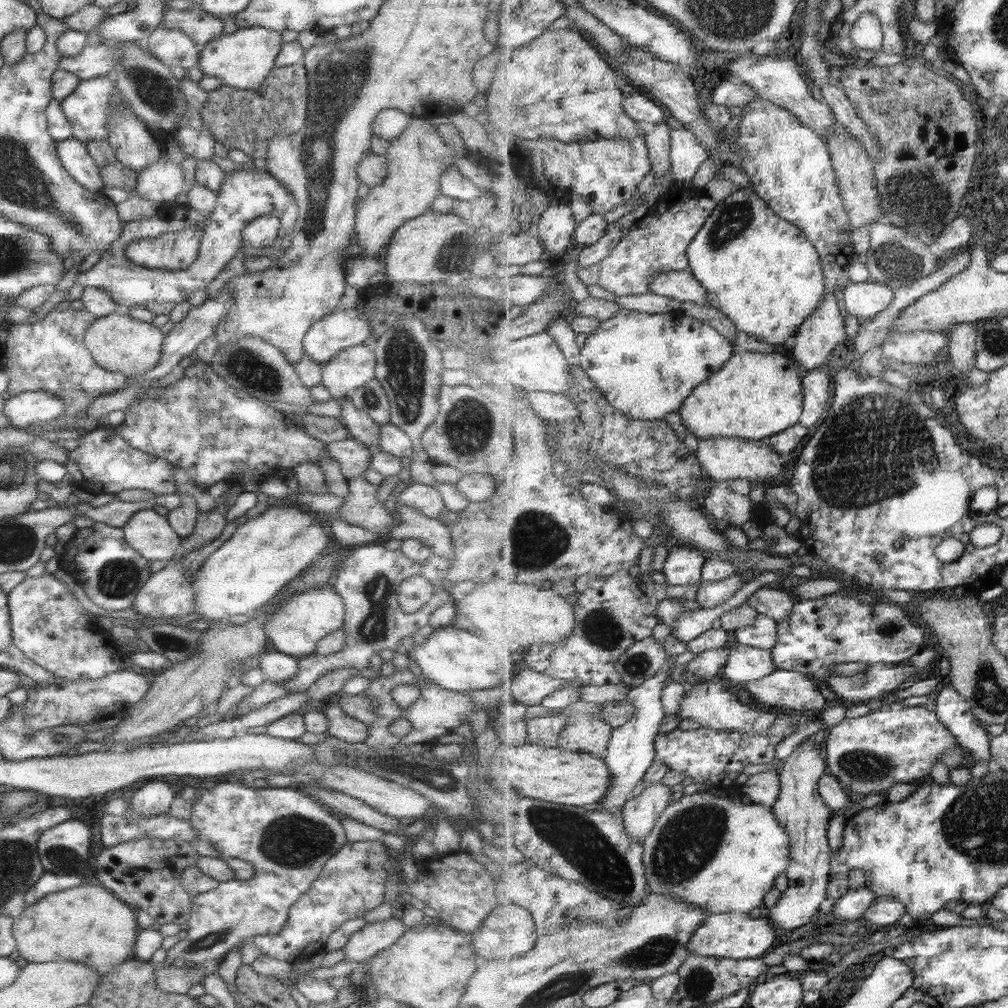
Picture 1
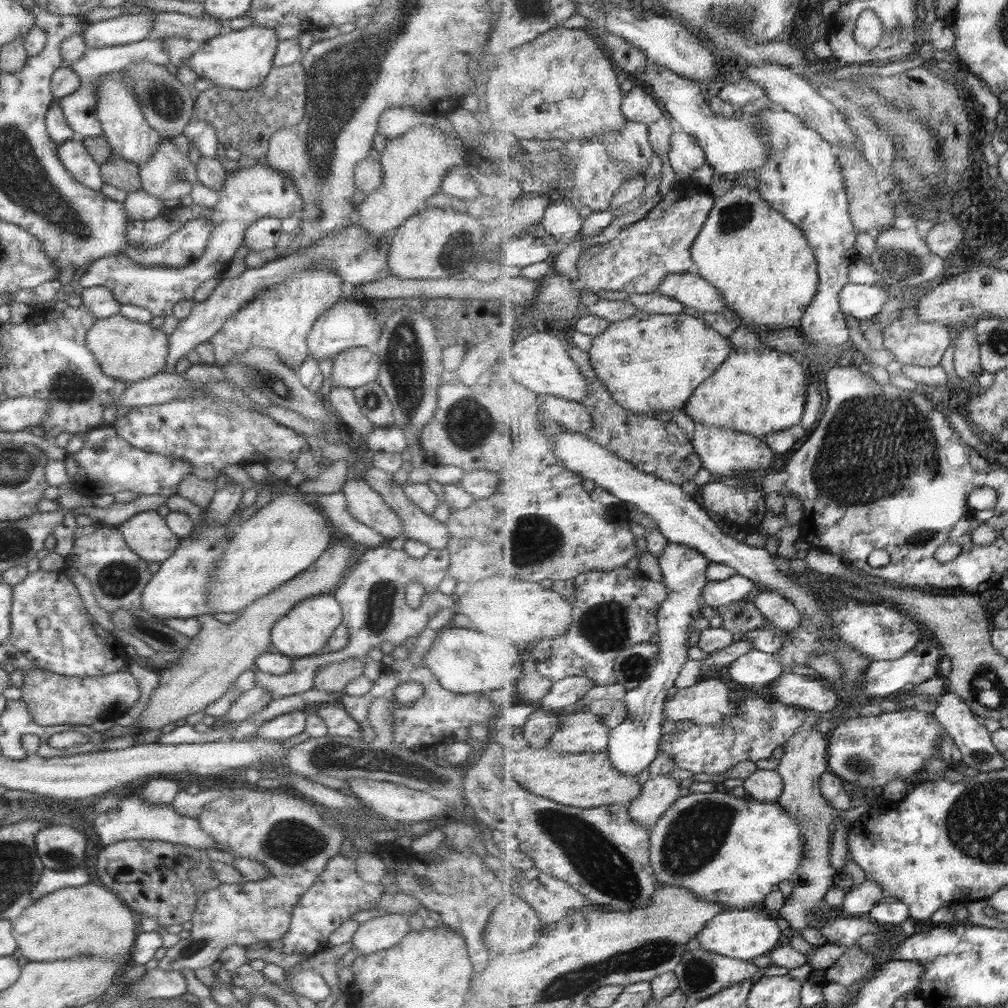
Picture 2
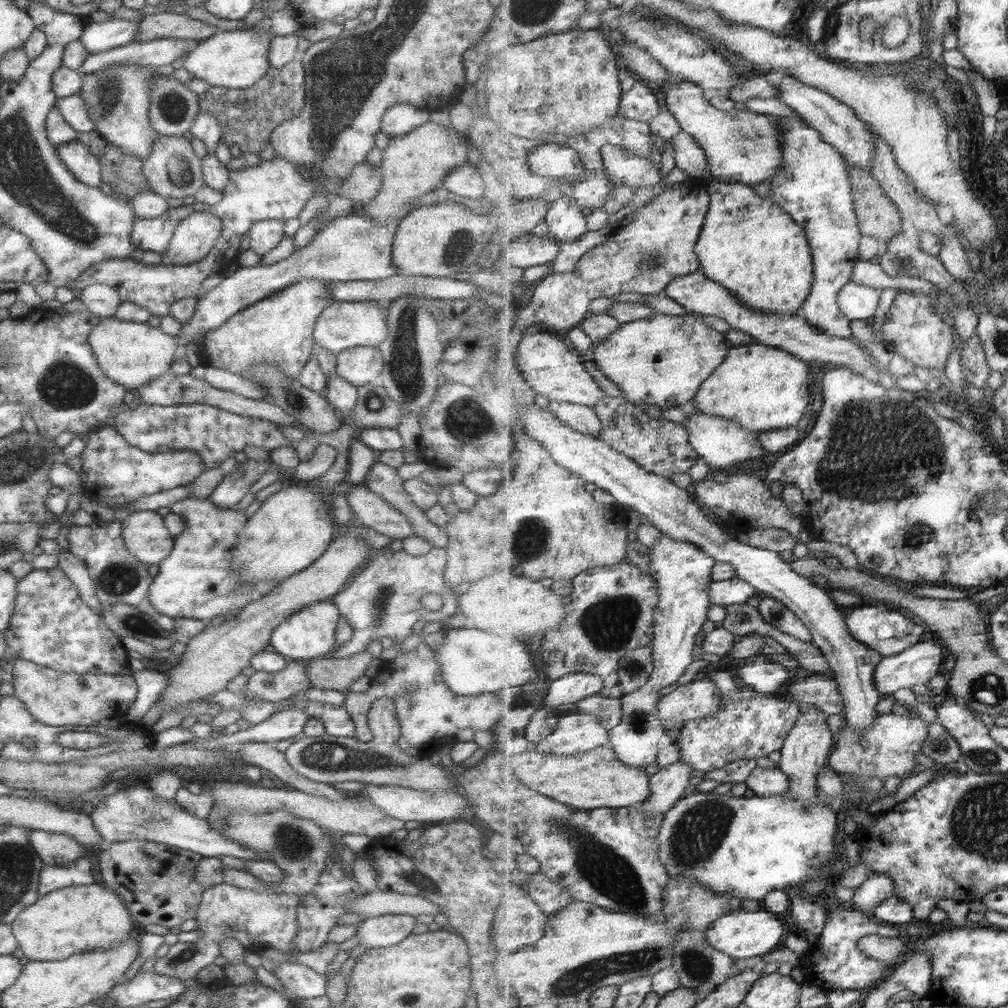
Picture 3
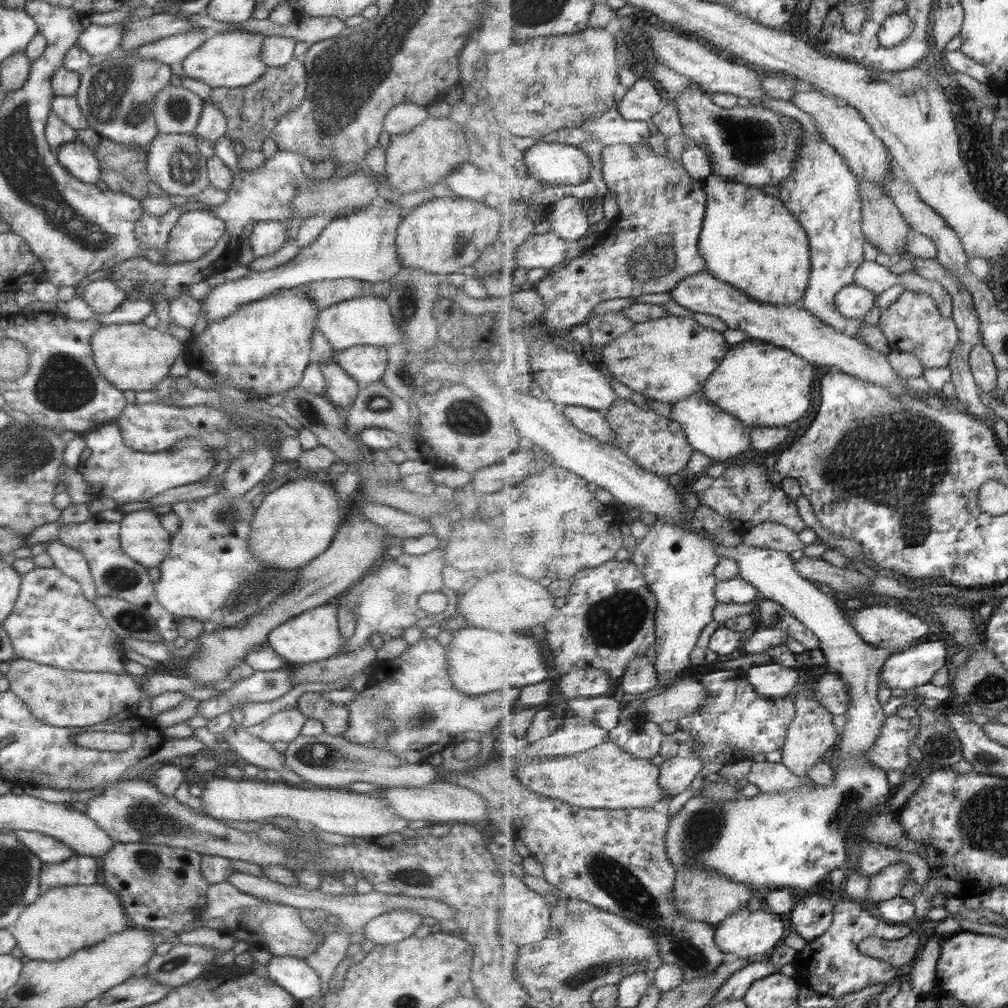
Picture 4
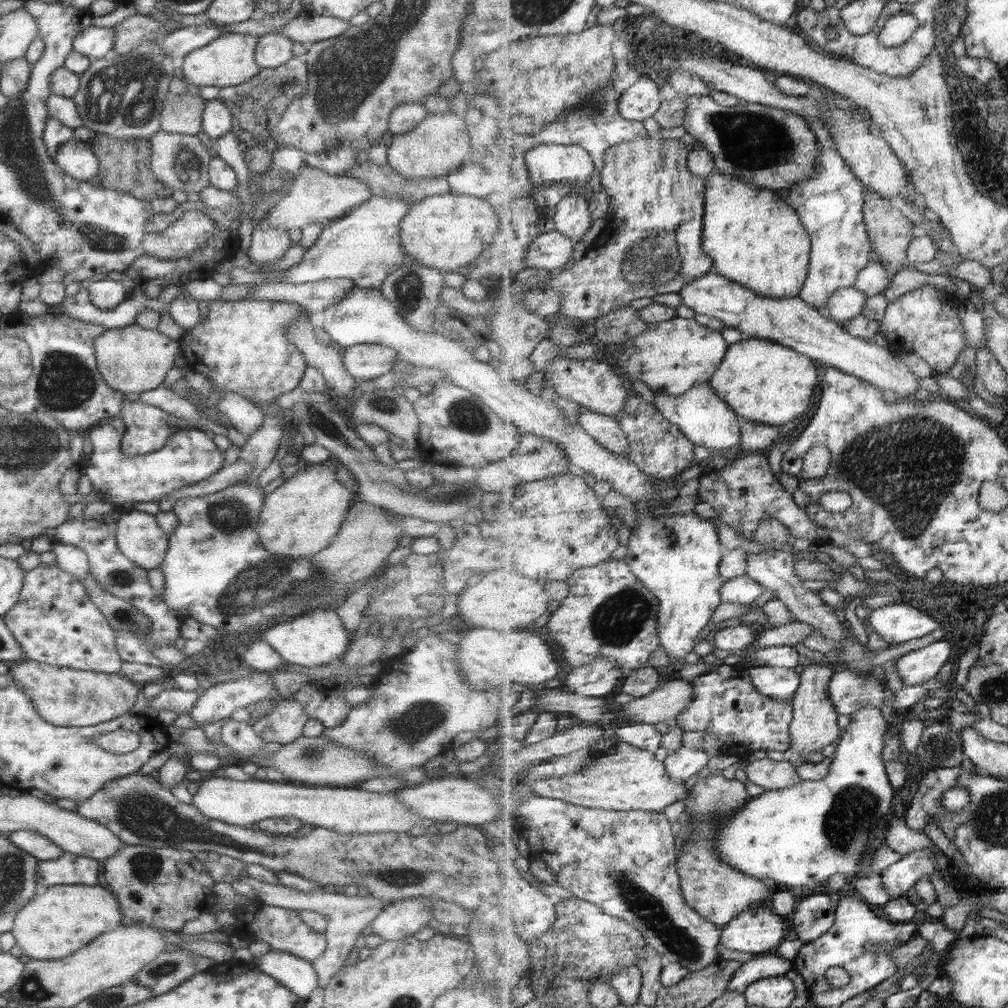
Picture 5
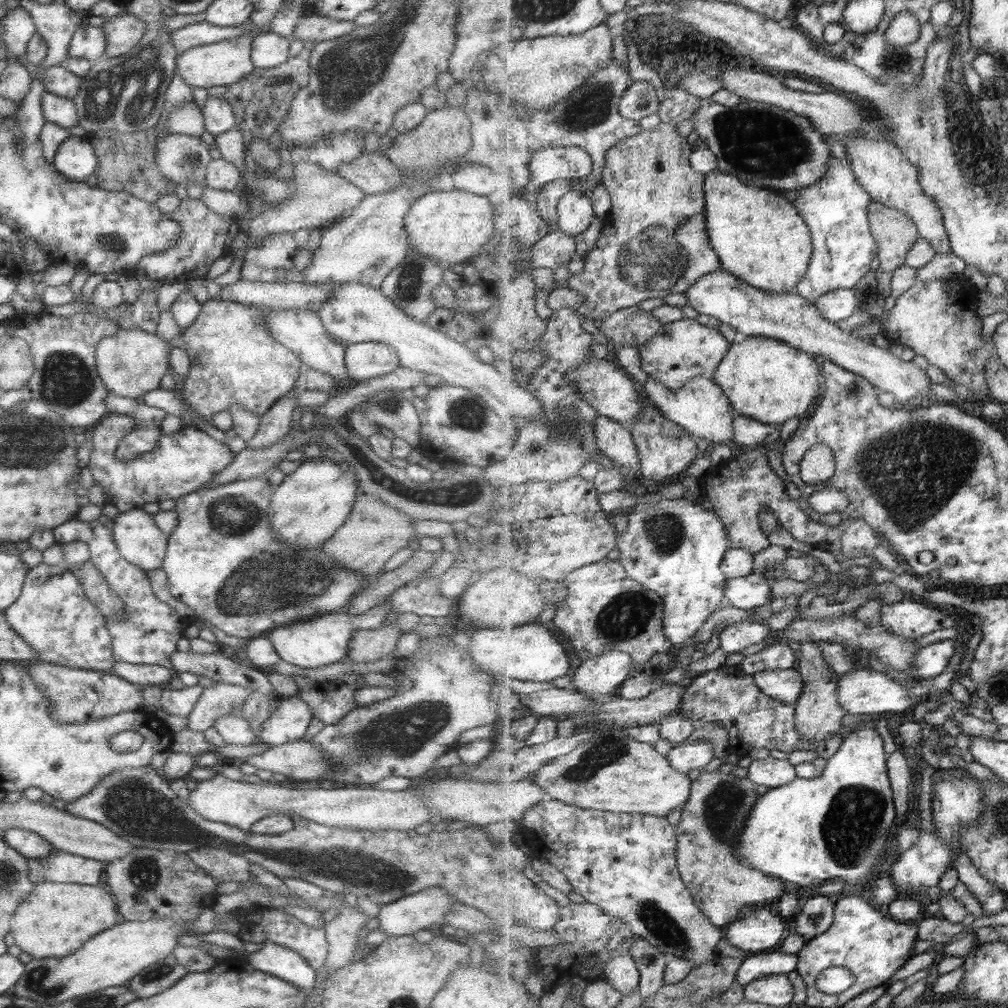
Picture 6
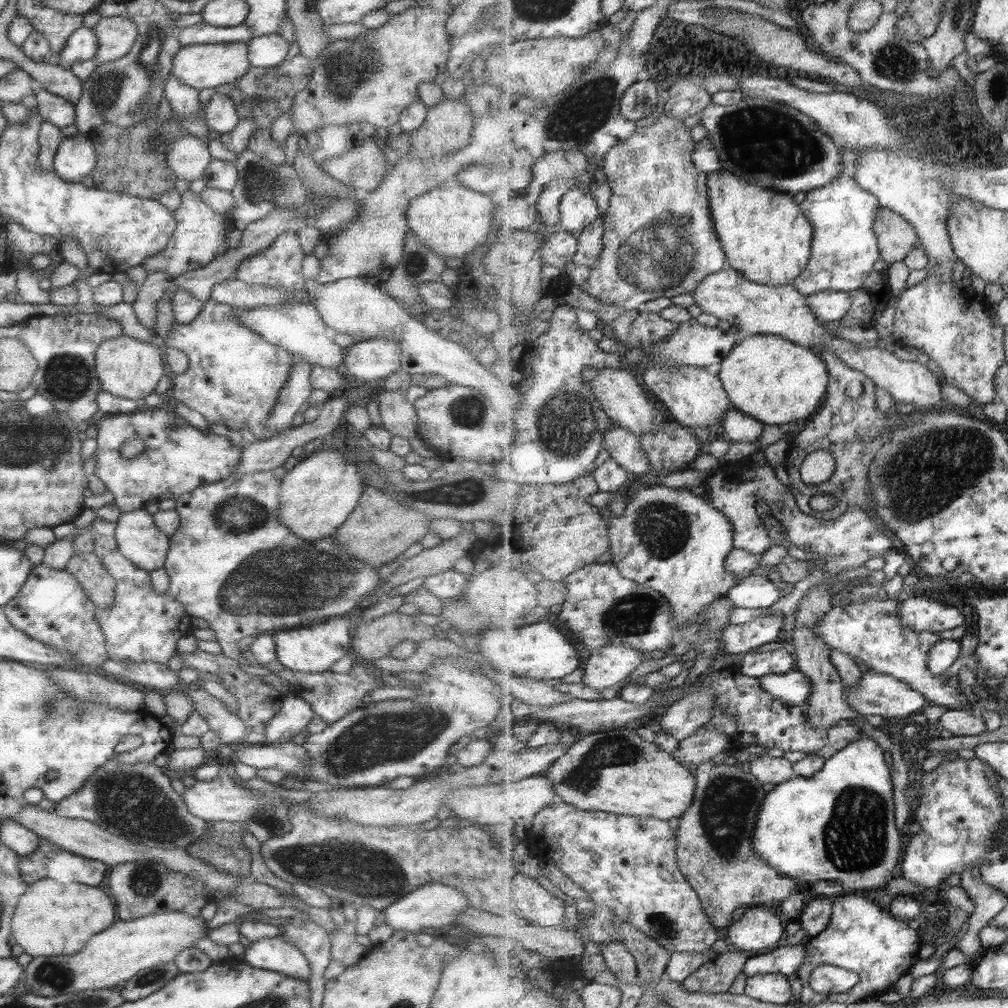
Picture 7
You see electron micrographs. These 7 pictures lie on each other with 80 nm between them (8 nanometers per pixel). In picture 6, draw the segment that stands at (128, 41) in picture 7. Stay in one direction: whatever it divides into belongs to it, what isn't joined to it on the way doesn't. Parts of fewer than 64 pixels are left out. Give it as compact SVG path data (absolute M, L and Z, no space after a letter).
M121 14L106 20L101 27L105 42L103 55L125 56L135 43L145 35L145 24L131 14Z

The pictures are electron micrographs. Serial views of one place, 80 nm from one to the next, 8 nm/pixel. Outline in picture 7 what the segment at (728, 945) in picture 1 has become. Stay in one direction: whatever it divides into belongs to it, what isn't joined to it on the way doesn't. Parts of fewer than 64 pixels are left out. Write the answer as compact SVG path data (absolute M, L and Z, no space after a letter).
M771 907L746 908L743 915L727 927L727 937L733 949L741 952L765 950L769 953L779 948L785 936L785 919Z

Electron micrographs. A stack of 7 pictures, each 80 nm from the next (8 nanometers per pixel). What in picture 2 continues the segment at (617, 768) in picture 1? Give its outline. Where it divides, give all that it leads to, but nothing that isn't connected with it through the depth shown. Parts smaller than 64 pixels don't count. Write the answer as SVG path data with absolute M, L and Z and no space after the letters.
M668 543L661 555L658 564L661 568L662 581L670 590L669 597L658 611L658 636L661 647L658 663L649 678L637 688L628 689L623 698L628 706L627 720L617 728L610 729L610 741L608 751L611 762L622 771L623 774L639 776L643 770L647 770L659 756L663 734L663 722L666 719L666 701L670 688L675 686L675 680L683 668L683 664L689 660L687 652L687 640L694 639L691 636L694 622L703 618L699 597L703 596L703 589L710 581L707 578L707 569L712 561L701 551L685 544Z

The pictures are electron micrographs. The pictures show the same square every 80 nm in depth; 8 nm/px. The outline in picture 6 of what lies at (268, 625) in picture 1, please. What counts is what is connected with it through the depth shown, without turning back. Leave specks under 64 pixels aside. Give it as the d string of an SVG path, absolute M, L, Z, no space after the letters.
M381 602L369 611L355 617L351 617L344 612L319 614L311 620L275 627L263 636L271 643L277 656L283 662L299 666L299 668L319 668L321 665L345 660L348 642L354 631L377 628L385 622L387 614L389 614L389 605Z

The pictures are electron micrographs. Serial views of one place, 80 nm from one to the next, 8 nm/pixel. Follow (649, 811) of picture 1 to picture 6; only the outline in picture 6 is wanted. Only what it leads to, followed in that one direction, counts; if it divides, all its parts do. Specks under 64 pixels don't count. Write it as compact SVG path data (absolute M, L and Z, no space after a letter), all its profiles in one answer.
M686 740L683 745L672 748L667 755L675 770L694 775L715 758L713 746L700 740Z

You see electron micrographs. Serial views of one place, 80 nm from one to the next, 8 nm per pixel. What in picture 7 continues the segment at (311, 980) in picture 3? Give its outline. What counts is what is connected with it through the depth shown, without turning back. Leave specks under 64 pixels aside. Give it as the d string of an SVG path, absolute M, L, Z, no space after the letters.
M276 936L251 943L245 948L243 960L253 969L283 974L299 981L309 979L310 969L305 957Z

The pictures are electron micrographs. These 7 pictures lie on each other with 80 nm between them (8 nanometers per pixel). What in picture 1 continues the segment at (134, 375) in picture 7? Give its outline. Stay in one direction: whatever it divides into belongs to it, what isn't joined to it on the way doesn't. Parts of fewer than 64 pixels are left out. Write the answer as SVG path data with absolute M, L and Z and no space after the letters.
M113 312L96 318L85 330L82 343L98 367L121 373L127 378L146 373L155 366L163 337L161 330L151 326L150 322L139 322L139 319L131 318L128 314L119 315Z

